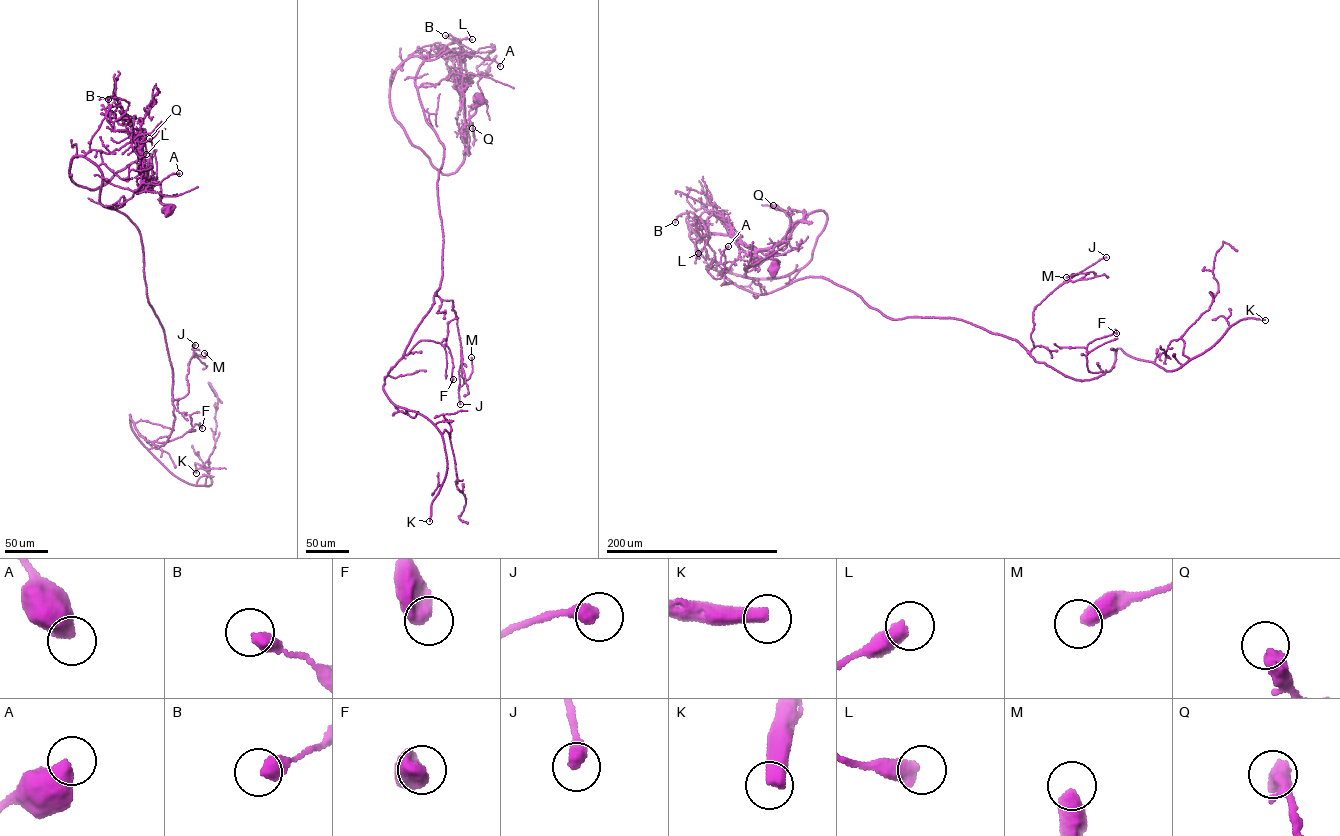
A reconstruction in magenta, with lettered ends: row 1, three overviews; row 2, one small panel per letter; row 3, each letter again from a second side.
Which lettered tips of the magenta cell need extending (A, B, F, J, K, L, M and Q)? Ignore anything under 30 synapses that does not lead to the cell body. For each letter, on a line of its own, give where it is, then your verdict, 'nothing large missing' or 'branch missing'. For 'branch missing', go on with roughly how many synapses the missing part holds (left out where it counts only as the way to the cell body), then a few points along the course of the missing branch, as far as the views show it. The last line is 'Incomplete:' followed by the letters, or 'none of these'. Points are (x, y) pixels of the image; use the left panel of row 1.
A: (179, 173) | nothing large missing
B: (108, 99) | nothing large missing
F: (202, 428) | nothing large missing
J: (195, 345) | nothing large missing
K: (196, 473) | branch missing | 650 syn | (196, 473), (230, 521), (238, 490), (214, 435), (206, 465), (228, 490), (256, 485), (259, 459)
L: (146, 154) | nothing large missing
M: (204, 353) | nothing large missing
Q: (149, 138) | nothing large missing
Incomplete: K

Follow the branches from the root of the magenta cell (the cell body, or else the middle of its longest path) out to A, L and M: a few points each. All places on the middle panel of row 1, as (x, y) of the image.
A: (479, 97), (476, 106), (473, 104), (476, 110), (465, 120), (466, 82), (460, 55), (494, 60), (500, 66)
L: (479, 97), (465, 120), (457, 56), (440, 42), (417, 49), (445, 57), (461, 51), (460, 39), (472, 39)
M: (479, 97), (465, 120), (461, 74), (417, 88), (444, 149), (436, 294), (453, 302), (465, 380), (471, 357)

